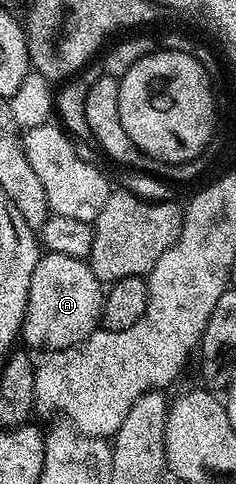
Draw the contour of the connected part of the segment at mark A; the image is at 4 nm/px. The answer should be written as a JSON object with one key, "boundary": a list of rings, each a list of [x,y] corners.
{"boundary":[[[46,253],[40,263],[36,263],[36,271],[32,271],[21,340],[27,341],[34,349],[45,351],[79,345],[89,333],[99,328],[103,296],[103,282],[96,279],[86,261],[72,259],[68,255]]]}

